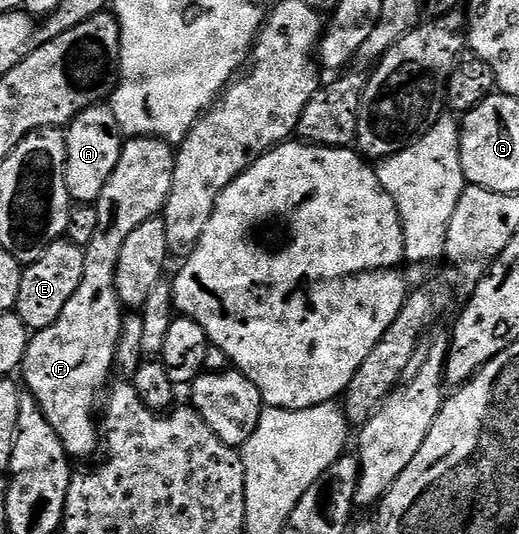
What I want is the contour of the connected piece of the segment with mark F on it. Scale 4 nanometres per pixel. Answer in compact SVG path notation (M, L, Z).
M133 136L121 143L118 164L114 166L108 181L102 186L100 197L96 199L94 205L98 226L94 230L94 236L84 248L84 265L78 288L74 290L70 302L62 306L62 314L58 314L55 322L39 329L29 339L22 365L23 387L38 402L46 422L50 422L54 434L60 439L69 457L88 456L95 448L97 451L98 424L95 419L92 421L92 407L96 404L96 391L100 387L101 389L105 387L104 382L108 374L113 373L116 344L121 336L122 305L114 282L118 250L122 250L122 242L126 240L126 234L130 234L130 230L163 213L164 203L170 194L175 161L176 153L173 145L166 140L159 140L157 136Z

